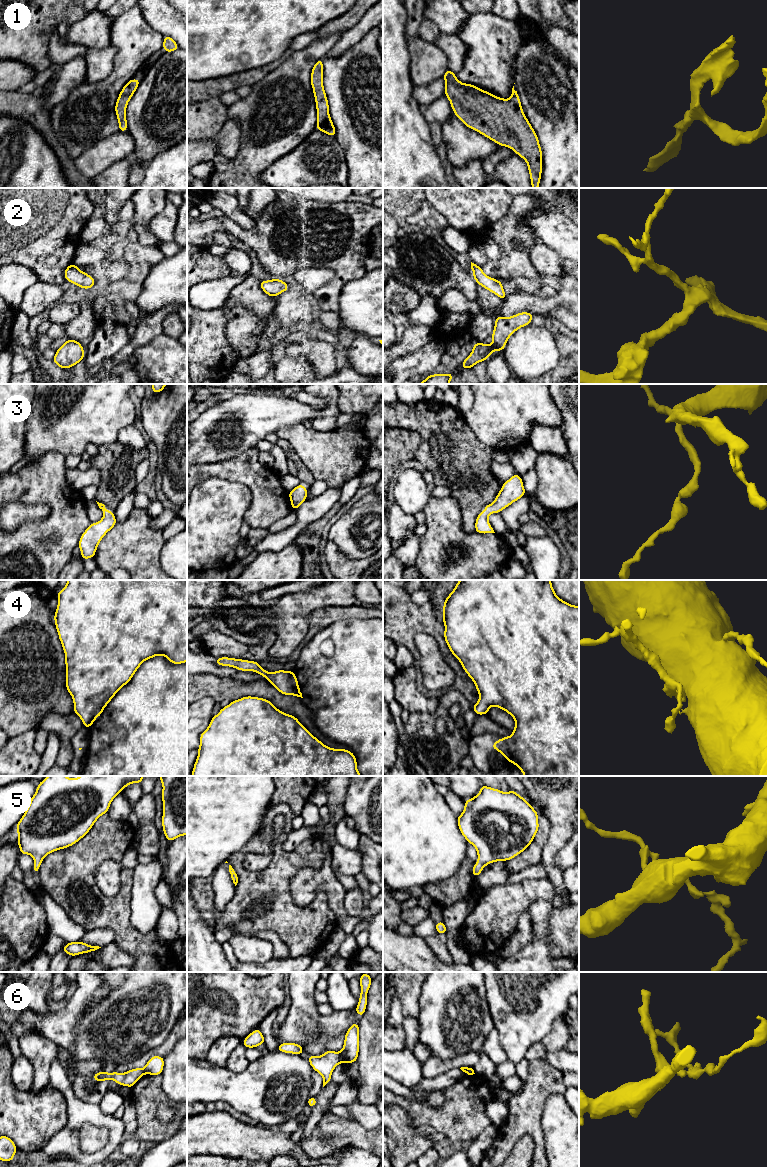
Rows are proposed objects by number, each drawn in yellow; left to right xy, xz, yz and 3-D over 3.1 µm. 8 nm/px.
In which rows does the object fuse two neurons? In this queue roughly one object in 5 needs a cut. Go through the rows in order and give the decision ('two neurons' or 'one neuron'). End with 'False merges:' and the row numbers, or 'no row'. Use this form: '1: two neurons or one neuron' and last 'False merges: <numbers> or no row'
1: one neuron
2: one neuron
3: one neuron
4: one neuron
5: one neuron
6: two neurons
False merges: 6

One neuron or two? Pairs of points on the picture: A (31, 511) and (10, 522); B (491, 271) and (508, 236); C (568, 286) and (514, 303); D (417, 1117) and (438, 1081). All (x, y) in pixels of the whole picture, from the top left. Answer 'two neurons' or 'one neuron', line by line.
A: one neuron
B: one neuron
C: one neuron
D: two neurons

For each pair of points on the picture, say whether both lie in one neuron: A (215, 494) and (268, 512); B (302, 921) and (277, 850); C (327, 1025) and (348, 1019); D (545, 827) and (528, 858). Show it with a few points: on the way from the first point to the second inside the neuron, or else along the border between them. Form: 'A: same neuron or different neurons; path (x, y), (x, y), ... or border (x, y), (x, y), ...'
A: different neurons; border (243, 483), (252, 497), (243, 519)
B: same neuron; path (284, 903), (279, 898), (279, 868)
C: same neuron; path (332, 1025), (343, 1020)
D: same neuron; path (542, 835), (534, 850)

